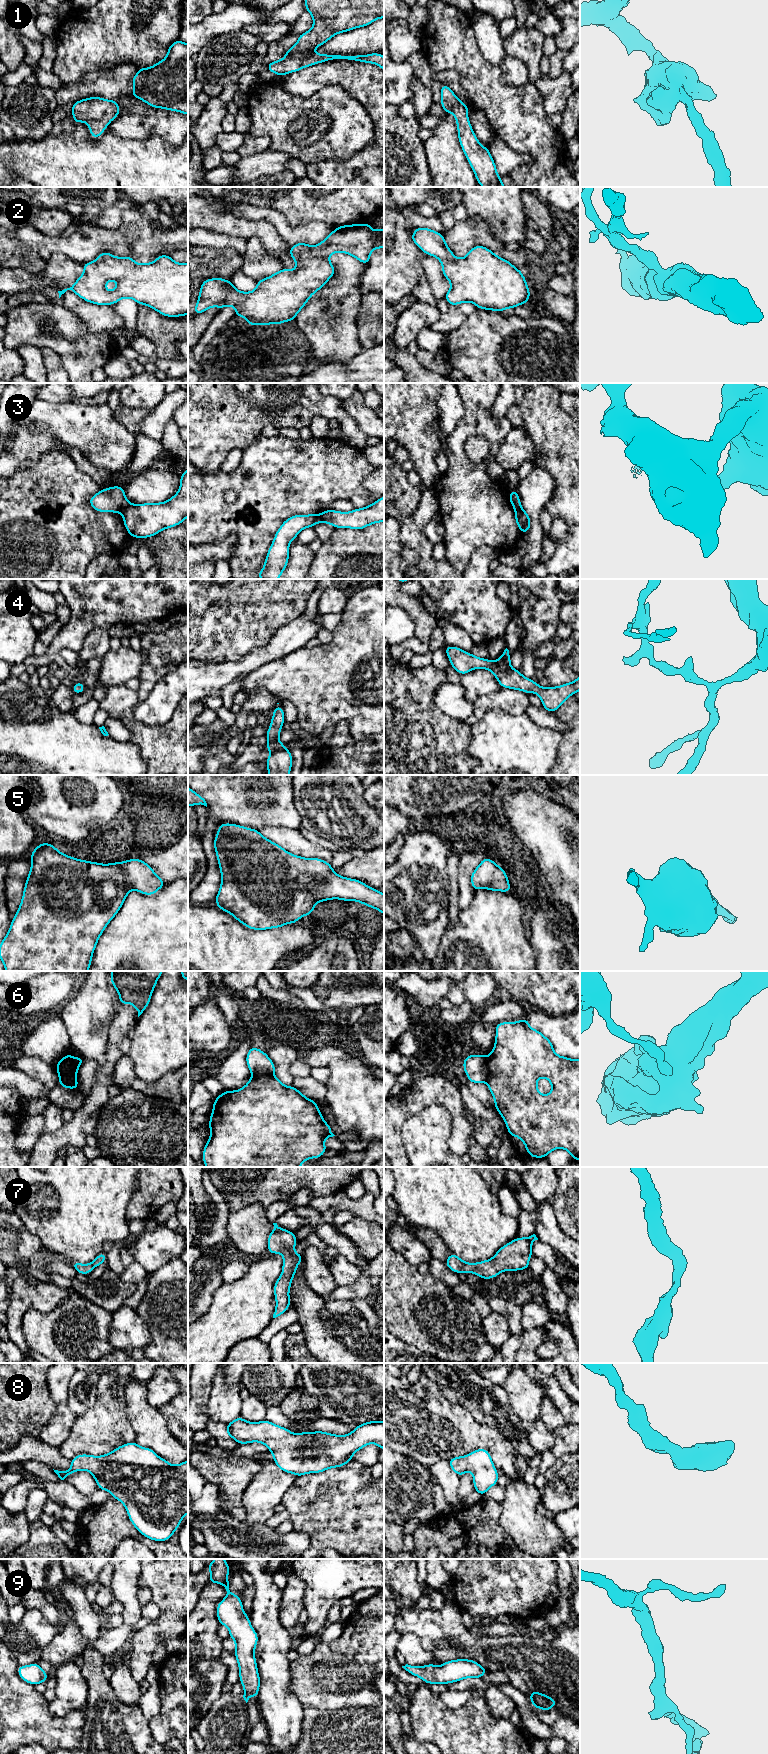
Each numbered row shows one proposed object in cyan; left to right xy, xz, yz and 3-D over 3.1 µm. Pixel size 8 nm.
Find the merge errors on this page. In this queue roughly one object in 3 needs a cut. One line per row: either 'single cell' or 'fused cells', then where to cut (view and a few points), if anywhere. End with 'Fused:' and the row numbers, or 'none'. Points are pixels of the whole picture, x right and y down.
1: single cell | no cut
2: single cell | no cut
3: fused cells | xy (129, 504), (122, 512)
4: single cell | no cut
5: single cell | no cut
6: fused cells | yz (486, 1057), (488, 1065), (487, 1081)
7: single cell | no cut
8: single cell | no cut
9: single cell | no cut
Fused: 3, 6

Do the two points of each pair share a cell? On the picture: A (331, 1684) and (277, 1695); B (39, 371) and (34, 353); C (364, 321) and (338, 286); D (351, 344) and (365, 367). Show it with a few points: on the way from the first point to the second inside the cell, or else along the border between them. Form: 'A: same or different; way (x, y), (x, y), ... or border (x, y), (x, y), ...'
A: different; border (289, 1669), (289, 1690), (299, 1700), (303, 1713)
B: same; way (35, 367), (34, 357)
C: different; border (362, 294), (360, 309), (356, 318), (358, 337)
D: different; border (363, 349), (349, 360), (335, 363)

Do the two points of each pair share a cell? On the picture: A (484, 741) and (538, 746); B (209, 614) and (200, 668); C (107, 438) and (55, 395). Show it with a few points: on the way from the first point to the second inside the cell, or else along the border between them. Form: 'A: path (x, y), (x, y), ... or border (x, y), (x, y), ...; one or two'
A: path (497, 741), (525, 746); one
B: border (198, 659), (214, 662), (225, 661); two
C: border (41, 399), (47, 402), (75, 402); two

